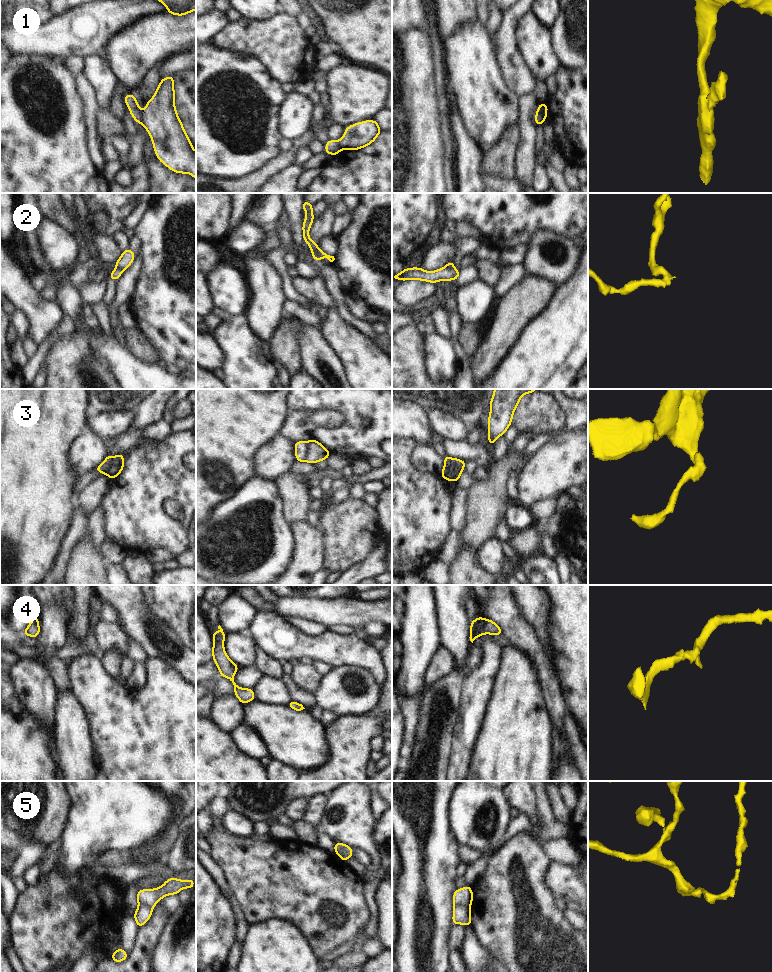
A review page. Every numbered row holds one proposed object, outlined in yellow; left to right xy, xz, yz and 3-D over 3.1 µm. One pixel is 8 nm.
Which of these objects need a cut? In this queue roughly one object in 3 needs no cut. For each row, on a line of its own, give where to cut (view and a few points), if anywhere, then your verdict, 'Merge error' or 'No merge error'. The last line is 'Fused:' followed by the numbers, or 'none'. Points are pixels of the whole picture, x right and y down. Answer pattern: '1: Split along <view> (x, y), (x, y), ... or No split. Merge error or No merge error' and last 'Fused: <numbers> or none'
1: Split along yz (537, 109), (537, 113), (544, 120). Merge error
2: Split along xz (318, 247), (313, 252), (320, 258). Merge error
3: Split along yz (454, 458), (454, 468), (452, 470). Merge error
4: No split. No merge error
5: Split along yz (454, 906), (467, 906), (469, 908). Merge error
Fused: 1, 2, 3, 5

